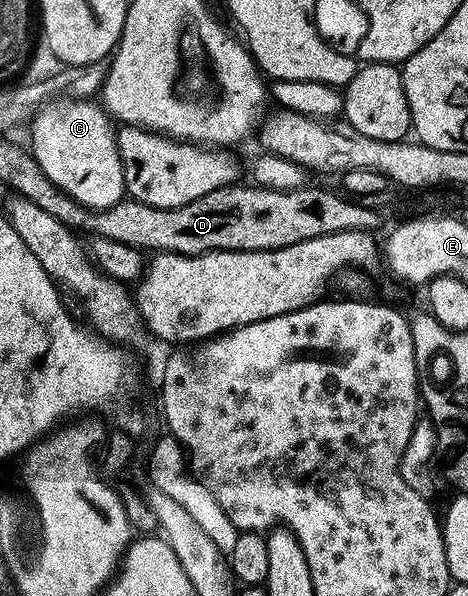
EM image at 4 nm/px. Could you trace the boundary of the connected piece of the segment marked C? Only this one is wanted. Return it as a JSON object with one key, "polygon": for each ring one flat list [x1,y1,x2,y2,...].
{"polygon":[[58,102,42,108,28,129,29,147,40,170,73,200,97,210,116,206,126,196,116,128,105,108,94,102]]}

